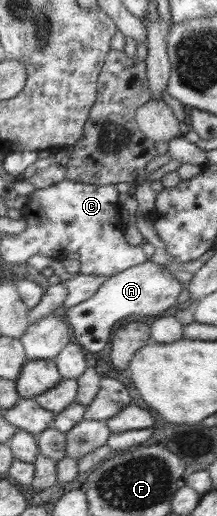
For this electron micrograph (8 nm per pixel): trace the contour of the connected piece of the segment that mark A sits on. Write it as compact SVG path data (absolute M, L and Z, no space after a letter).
M149 259L107 277L92 296L67 308L64 321L72 329L74 341L85 351L94 353L108 345L114 325L126 323L131 314L146 320L149 317L156 318L162 311L177 303L181 289L183 287L174 274Z

